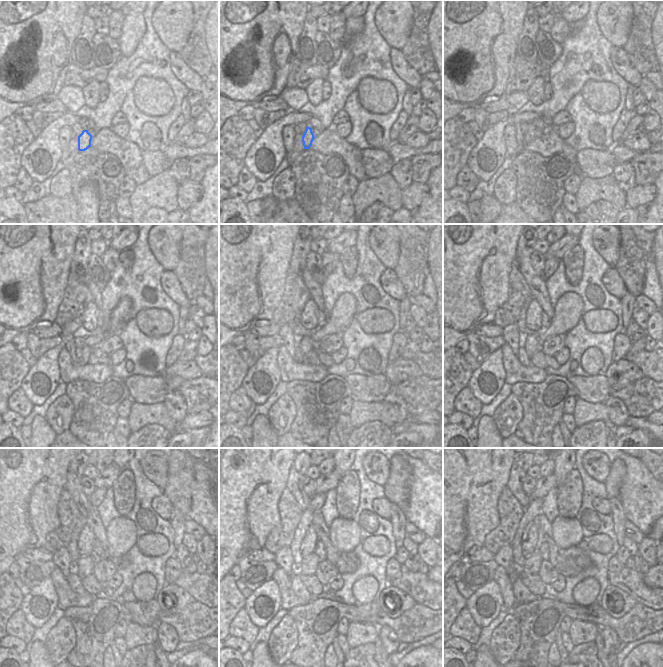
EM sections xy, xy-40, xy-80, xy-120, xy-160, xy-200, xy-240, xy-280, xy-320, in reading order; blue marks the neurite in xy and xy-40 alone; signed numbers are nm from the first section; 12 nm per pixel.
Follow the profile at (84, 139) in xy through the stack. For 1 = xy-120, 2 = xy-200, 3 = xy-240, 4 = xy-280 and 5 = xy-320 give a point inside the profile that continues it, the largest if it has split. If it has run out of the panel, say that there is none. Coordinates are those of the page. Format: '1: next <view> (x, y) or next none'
1: next xy-120 (83, 359)
2: next xy-200 (532, 345)
3: next xy-240 (85, 564)
4: next xy-280 (309, 563)
5: next xy-320 (532, 564)

